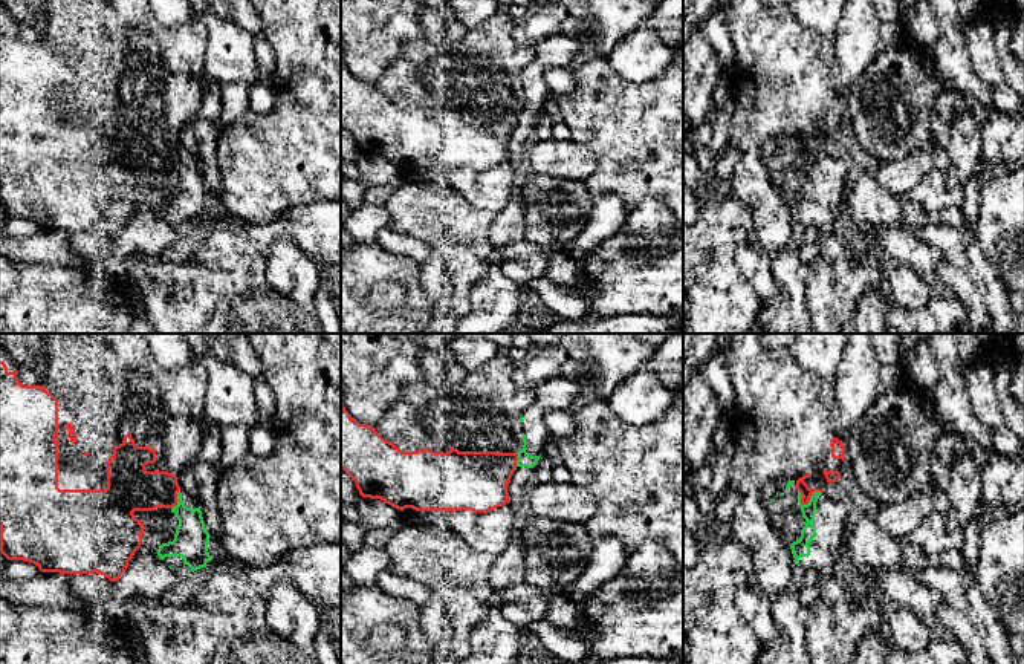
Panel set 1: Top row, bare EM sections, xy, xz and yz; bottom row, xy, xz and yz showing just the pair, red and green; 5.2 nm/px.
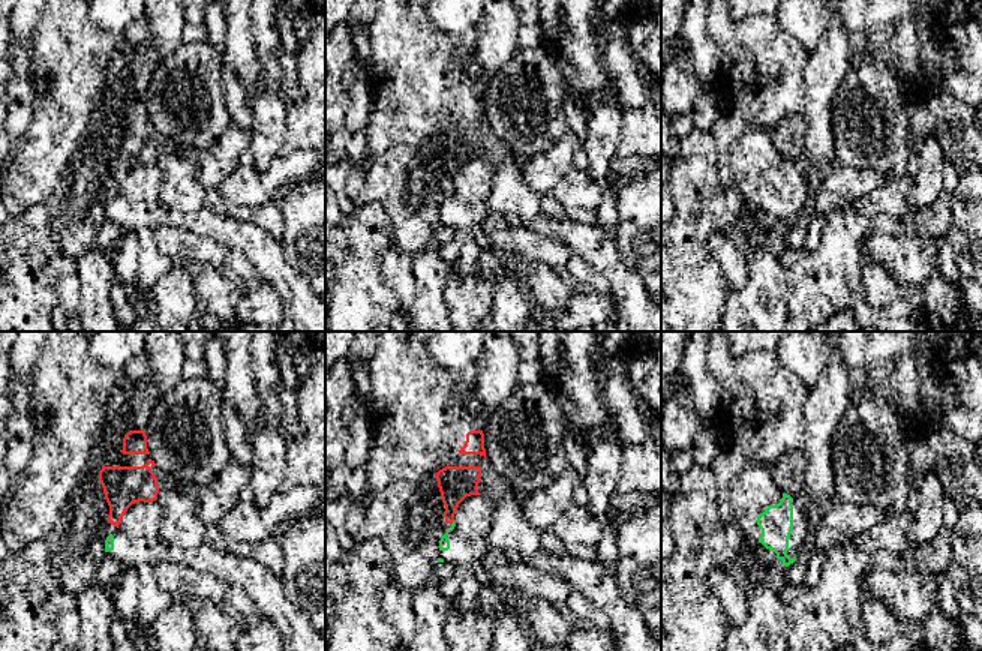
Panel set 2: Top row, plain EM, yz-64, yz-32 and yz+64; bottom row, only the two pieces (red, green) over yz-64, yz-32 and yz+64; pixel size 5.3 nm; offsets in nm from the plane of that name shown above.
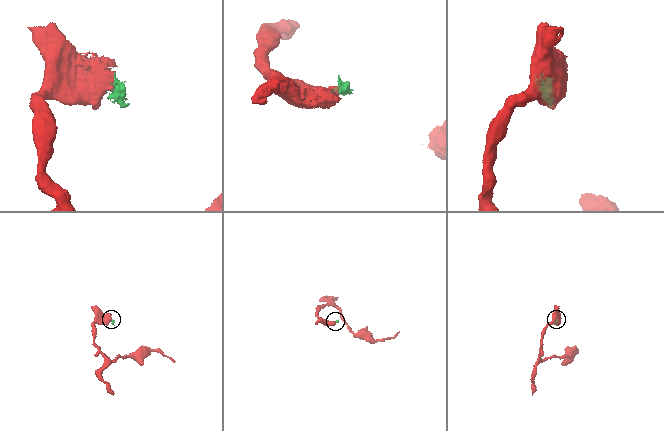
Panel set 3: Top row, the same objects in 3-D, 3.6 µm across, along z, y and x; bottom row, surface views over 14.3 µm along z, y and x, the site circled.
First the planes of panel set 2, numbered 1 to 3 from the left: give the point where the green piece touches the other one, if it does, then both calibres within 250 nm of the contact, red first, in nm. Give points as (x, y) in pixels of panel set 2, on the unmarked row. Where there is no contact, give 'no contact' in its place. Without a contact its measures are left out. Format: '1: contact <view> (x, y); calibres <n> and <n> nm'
1: no contact
2: contact yz-32 (452, 186); calibres 180 and 60 nm
3: no contact

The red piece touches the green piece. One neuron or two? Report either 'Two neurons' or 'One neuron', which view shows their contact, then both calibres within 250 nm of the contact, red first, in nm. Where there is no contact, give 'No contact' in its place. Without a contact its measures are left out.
Two neurons. Touches red in yz. Thickness 60 nm (red) against 80 nm

